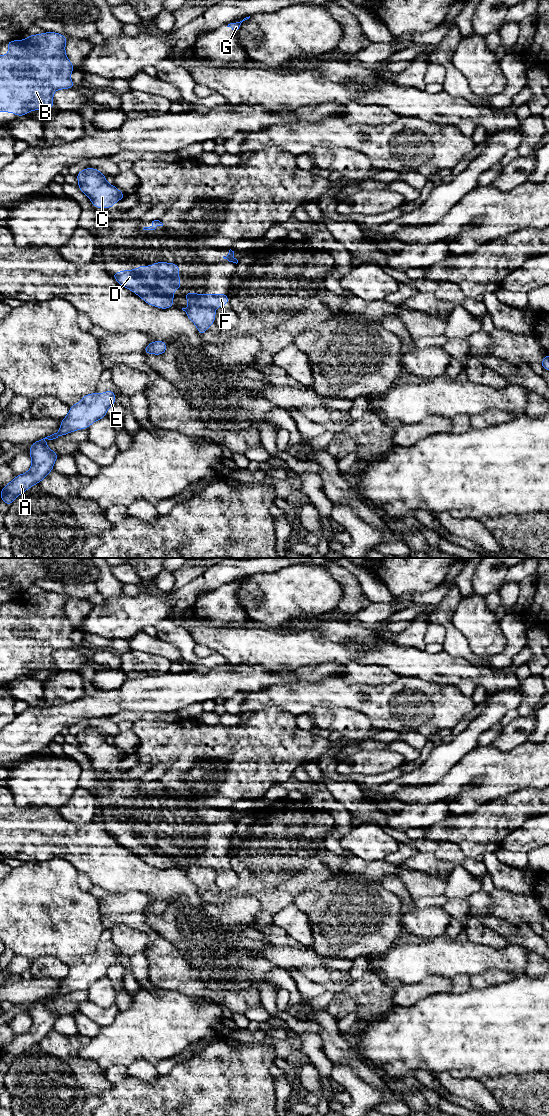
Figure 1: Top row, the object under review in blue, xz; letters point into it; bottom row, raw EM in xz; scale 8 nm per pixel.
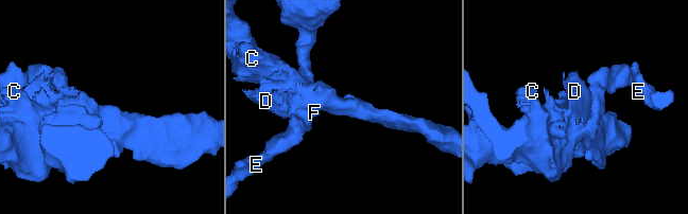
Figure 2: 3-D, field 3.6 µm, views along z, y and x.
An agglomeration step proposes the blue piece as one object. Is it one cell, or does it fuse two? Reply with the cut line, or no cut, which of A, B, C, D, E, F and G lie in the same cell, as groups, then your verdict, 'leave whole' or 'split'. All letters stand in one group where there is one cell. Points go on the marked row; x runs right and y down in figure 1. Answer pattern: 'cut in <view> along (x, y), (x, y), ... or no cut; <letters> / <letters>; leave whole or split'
cut in xz along (192, 305), (211, 306), (213, 308); A E G / B C D F; split

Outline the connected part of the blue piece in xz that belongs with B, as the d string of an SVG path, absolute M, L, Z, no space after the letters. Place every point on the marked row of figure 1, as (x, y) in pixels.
M46 32L27 36L24 41L5 42L10 48L9 53L0 56L0 111L11 112L19 117L31 110L49 110L54 108L53 92L60 89L75 88L69 75L75 70L65 54L67 37L56 32Z

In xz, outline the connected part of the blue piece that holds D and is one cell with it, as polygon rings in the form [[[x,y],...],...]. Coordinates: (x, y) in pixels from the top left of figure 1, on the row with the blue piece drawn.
[[[155,262],[152,266],[138,266],[136,270],[114,272],[111,276],[147,304],[160,309],[173,307],[173,290],[182,289],[177,263]]]

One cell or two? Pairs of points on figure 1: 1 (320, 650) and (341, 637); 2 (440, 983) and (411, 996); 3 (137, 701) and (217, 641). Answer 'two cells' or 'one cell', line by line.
1: two cells
2: one cell
3: two cells

